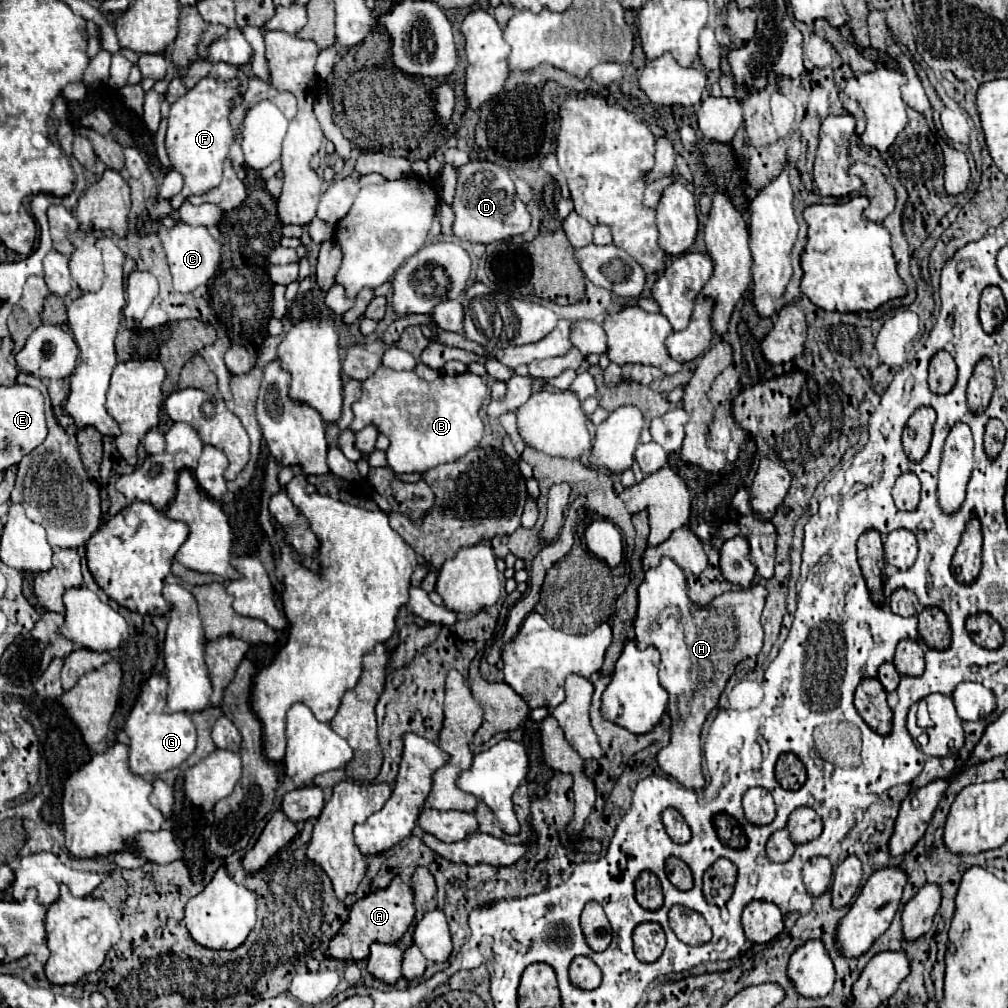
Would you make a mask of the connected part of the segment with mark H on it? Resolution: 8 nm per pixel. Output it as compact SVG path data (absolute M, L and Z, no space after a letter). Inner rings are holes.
M663 557L663 561L655 567L645 571L645 579L639 585L639 605L637 605L637 617L635 617L635 641L639 649L645 649L649 645L657 647L661 653L659 663L659 681L661 687L669 693L669 705L667 713L671 717L671 741L667 747L663 747L657 753L659 767L677 779L681 785L689 789L701 789L705 785L703 771L701 771L701 727L711 713L711 709L717 705L719 695L723 693L729 677L733 675L739 661L757 657L757 653L763 647L763 627L759 623L767 589L761 585L751 585L741 591L729 591L717 599L711 601L709 607L695 607L687 597L687 581L679 565L671 561L669 557Z

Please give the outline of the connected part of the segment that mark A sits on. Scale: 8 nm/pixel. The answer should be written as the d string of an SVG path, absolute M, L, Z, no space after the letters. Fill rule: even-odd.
M395 877L389 883L389 887L369 893L367 897L359 899L351 907L349 919L341 925L339 933L329 943L329 953L331 953L331 957L341 959L341 961L367 959L369 945L373 941L377 941L377 943L397 943L403 937L403 933L407 931L407 927L411 925L413 915L415 915L413 889L409 885L405 885L399 877Z

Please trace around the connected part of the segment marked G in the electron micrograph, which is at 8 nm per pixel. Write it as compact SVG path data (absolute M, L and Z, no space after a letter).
M153 675L145 681L141 695L125 723L125 731L131 739L129 743L129 767L135 775L159 775L173 767L179 767L193 751L197 743L195 725L191 723L187 713L165 713L165 697L167 697L167 679L161 675Z

